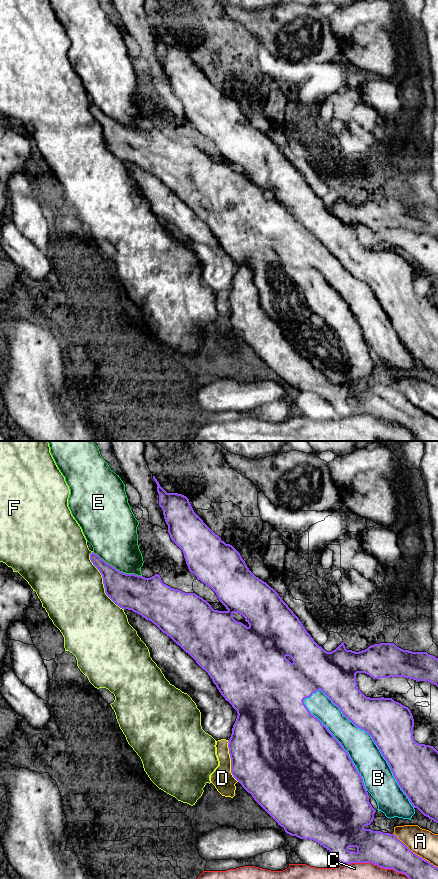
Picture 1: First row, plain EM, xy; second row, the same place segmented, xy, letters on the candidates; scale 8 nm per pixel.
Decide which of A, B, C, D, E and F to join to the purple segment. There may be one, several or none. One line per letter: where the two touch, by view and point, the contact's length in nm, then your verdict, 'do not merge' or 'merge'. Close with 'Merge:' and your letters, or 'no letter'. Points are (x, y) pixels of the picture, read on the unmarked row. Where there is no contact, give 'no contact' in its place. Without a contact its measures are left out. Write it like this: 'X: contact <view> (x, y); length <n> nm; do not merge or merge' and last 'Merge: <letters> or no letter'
A: contact xy (414, 405); length 460 nm; do not merge
B: contact xy (371, 288); length 1250 nm; merge
C: contact xy (381, 419); length 650 nm; do not merge
D: contact xy (231, 313); length 340 nm; do not merge
E: contact xy (116, 121); length 440 nm; do not merge
F: contact xy (103, 133); length 550 nm; do not merge
Merge: B

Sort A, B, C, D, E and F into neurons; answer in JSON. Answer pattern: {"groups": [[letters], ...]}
{"groups": [["A"], ["B"], ["C"], ["D"], ["E", "F"]]}

